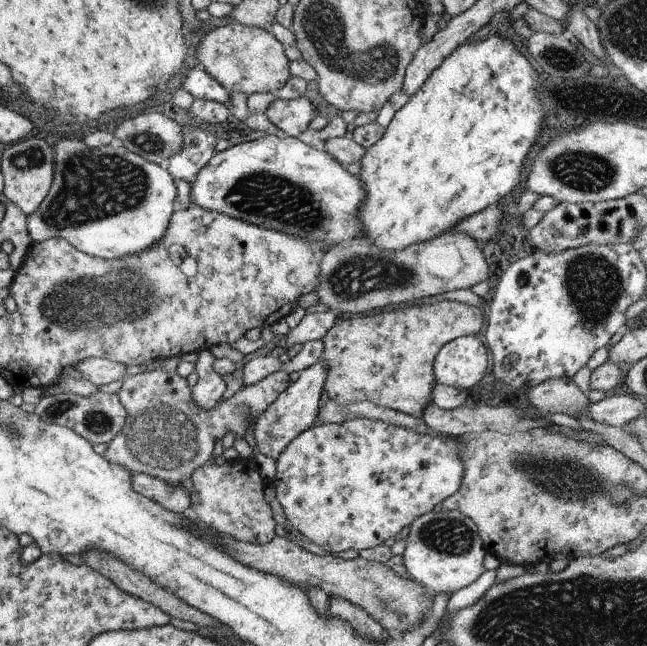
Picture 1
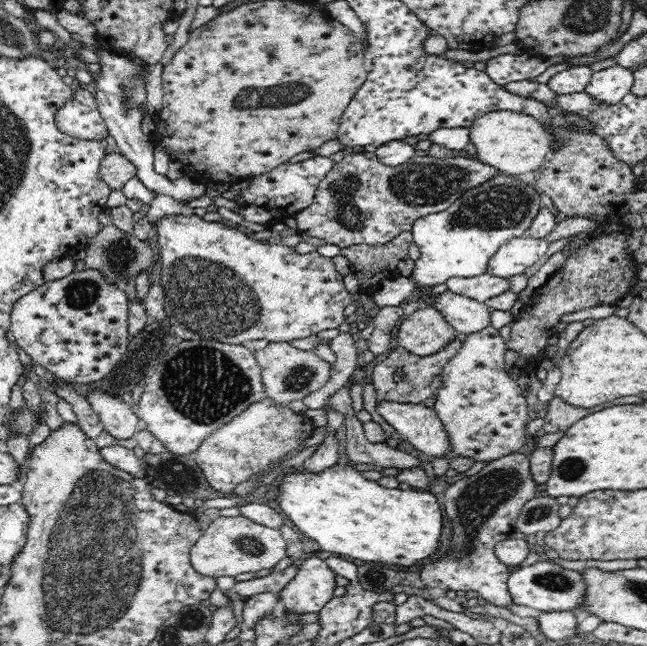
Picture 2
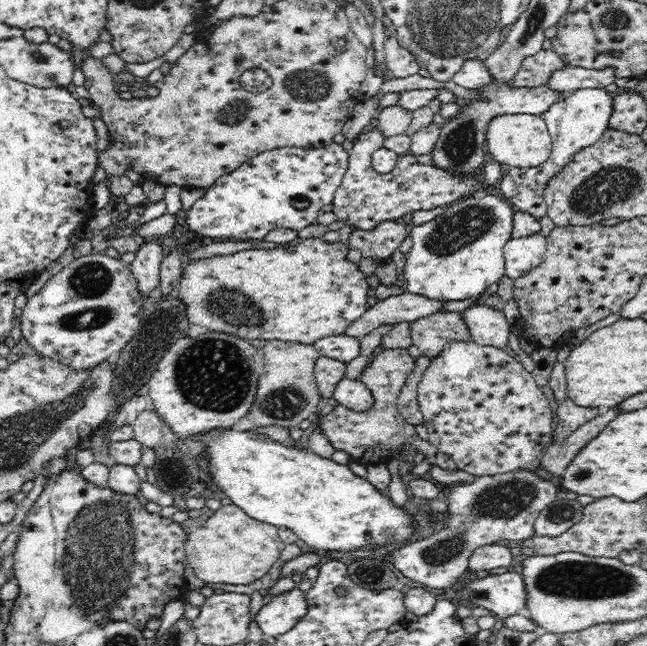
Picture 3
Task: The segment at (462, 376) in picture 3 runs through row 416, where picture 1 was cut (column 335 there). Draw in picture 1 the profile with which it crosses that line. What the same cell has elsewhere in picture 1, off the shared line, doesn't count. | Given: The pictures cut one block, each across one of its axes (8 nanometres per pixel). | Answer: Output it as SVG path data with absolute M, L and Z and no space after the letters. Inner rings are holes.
M353 418L337 423L324 423L321 426L309 427L301 434L295 436L276 458L276 471L272 481L277 502L279 502L283 510L283 514L285 514L286 522L297 532L303 534L306 541L321 546L323 550L331 554L341 551L345 552L345 550L358 551L363 550L363 548L373 548L373 546L385 542L387 538L393 538L401 528L409 526L419 516L427 514L433 507L439 505L442 500L457 492L463 476L463 462L461 462L461 456L457 454L457 450L461 450L461 448L457 448L457 436L451 436L451 434L434 432L428 427L427 432L419 433L381 420Z

